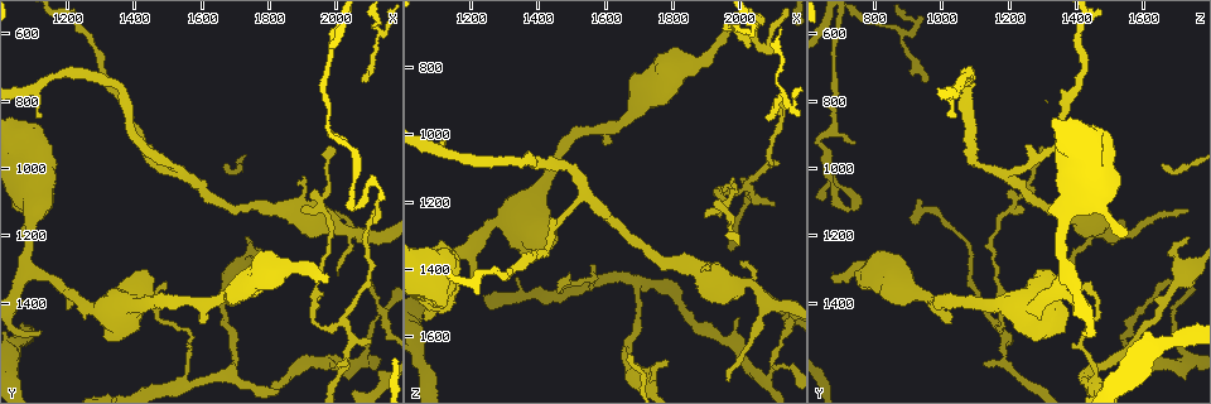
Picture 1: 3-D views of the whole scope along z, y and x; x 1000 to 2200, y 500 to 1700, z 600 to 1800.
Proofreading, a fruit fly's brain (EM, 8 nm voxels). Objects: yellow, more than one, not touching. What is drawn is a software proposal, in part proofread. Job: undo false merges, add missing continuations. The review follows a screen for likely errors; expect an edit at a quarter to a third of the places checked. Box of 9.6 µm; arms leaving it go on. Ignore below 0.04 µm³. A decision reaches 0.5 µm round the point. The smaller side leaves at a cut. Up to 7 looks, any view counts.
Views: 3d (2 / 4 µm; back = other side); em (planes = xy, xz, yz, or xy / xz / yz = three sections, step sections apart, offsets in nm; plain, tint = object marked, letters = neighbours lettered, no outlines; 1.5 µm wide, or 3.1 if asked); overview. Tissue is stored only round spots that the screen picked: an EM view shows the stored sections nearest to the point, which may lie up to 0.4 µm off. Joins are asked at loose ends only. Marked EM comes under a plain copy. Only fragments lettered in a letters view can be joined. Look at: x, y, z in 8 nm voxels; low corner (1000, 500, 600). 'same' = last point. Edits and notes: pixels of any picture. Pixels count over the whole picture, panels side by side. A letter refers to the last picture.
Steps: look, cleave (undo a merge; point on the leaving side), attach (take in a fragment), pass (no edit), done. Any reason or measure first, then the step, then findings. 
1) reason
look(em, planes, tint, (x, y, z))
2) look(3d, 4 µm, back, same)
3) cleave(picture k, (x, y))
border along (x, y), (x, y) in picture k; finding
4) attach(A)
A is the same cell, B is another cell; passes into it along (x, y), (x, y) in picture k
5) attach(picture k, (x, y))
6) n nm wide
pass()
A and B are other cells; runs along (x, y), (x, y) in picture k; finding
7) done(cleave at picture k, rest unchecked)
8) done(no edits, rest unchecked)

branch stops here
look(em, xz, step 8, tint, (1970, 1310, 680))

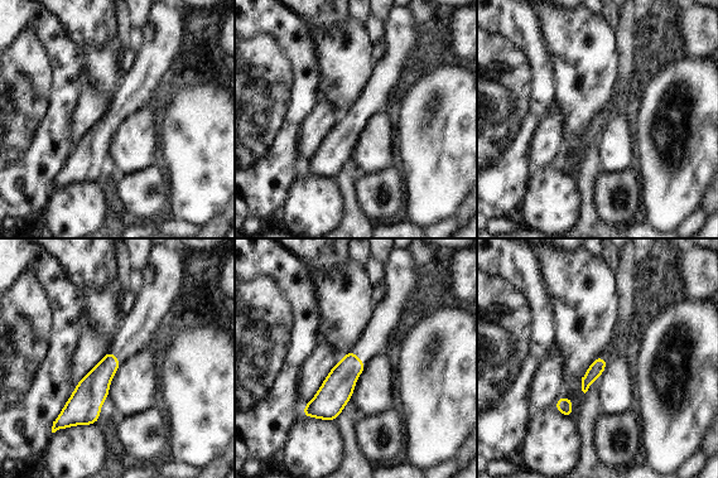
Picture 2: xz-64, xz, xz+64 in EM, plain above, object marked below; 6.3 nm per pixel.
look(em, yz, step 8, letters, same)

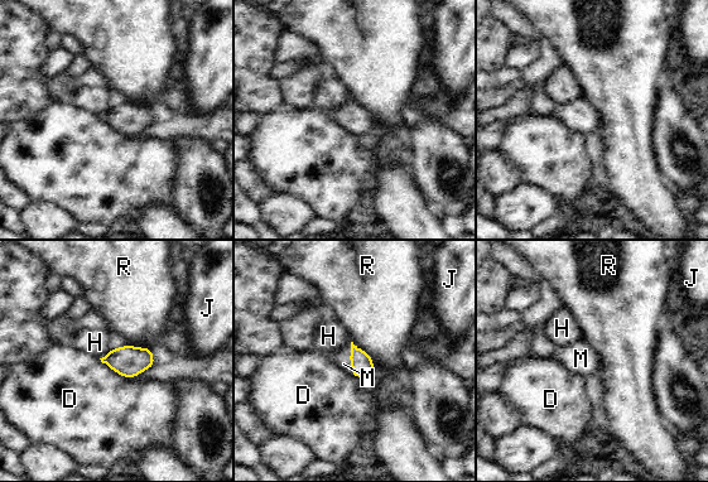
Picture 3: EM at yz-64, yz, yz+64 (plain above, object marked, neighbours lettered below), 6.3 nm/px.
140 nm wide
attach(M)
M is the same cell, D, H, J and R are other cells; the neuron continues

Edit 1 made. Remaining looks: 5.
redraw
look(overview)

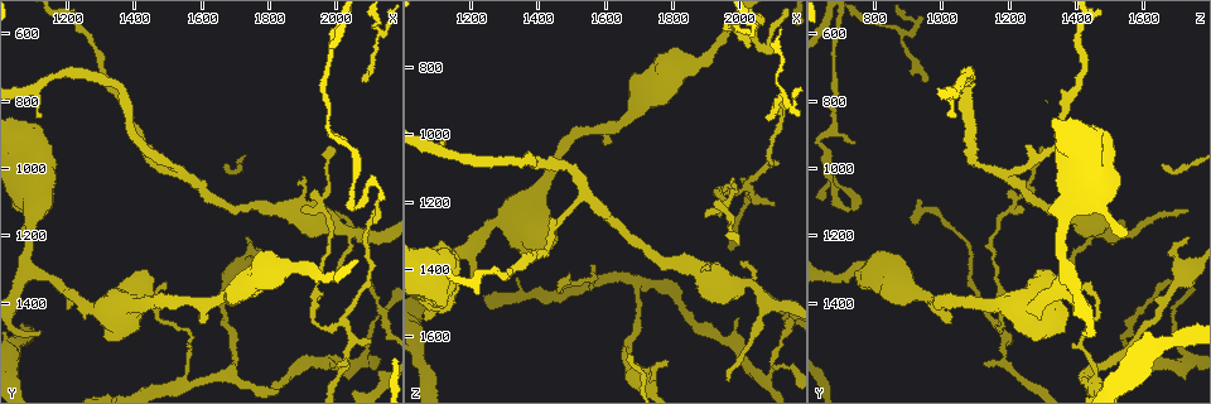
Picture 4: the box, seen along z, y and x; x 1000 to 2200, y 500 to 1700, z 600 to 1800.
an open end
look(em, yz, step 8, tint, (2030, 920, 740))

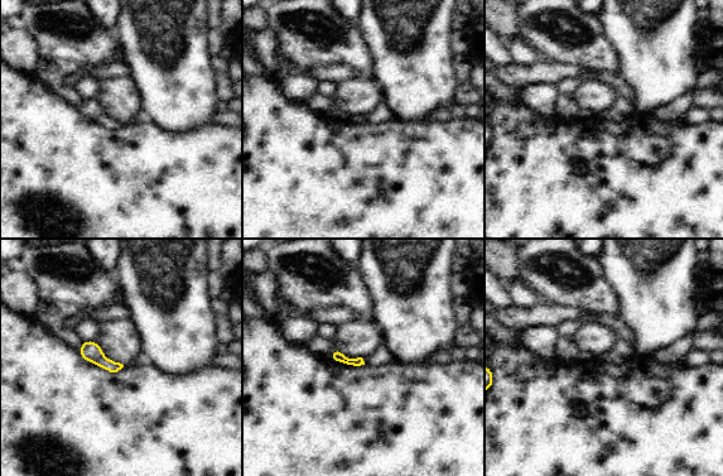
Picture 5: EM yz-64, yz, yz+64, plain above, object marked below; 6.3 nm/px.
cut it another way
look(em, planes, letters, same)

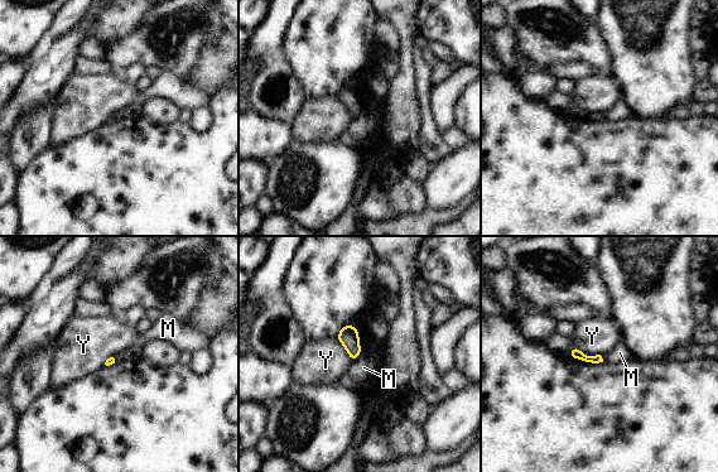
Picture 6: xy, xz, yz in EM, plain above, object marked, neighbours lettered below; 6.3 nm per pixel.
pass()
M and Y are other cells; border along (361, 352), (352, 362) in picture 6; none of them fits

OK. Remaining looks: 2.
a narrow waist
look(em, planes, letters, (2030, 1460, 1160))

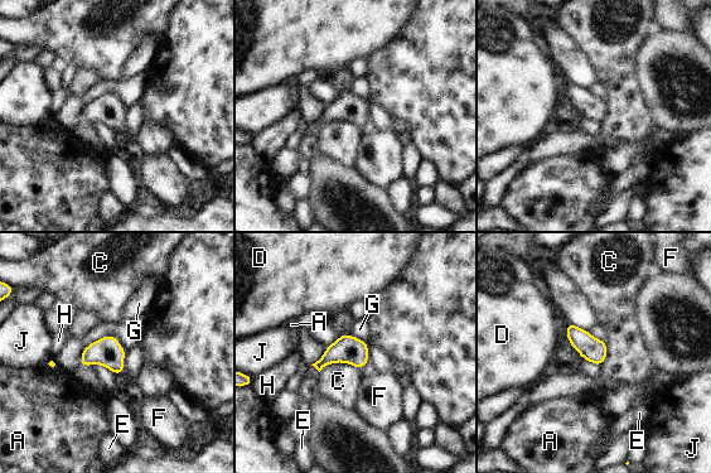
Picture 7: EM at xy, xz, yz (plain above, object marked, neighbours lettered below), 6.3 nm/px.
160 nm wide
pass()
A, C, D, E, F, G, H and J are other cells; border along (359, 368), (330, 362), (319, 372) in picture 7; one neuron here

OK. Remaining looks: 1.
done(attach at picture 3, rest unchecked)

